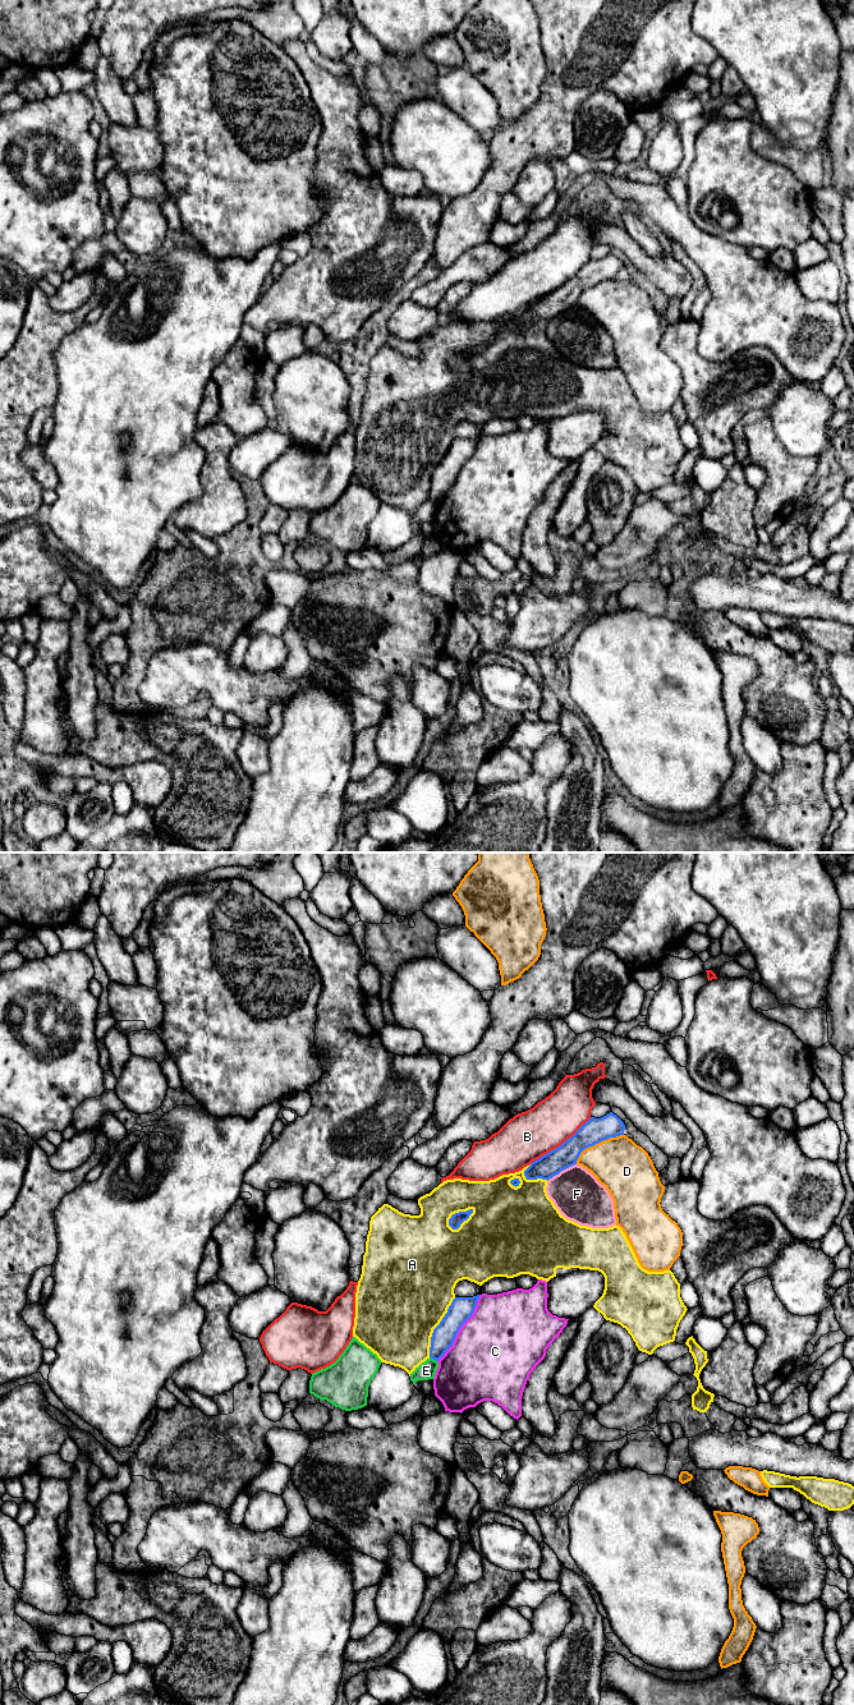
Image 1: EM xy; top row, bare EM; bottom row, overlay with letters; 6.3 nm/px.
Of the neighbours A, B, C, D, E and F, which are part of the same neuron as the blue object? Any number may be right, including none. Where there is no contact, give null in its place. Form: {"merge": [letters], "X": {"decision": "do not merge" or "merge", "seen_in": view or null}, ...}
{"merge": [], "A": {"decision": "do not merge", "seen_in": "xy"}, "B": {"decision": "do not merge", "seen_in": "xy"}, "C": {"decision": "do not merge", "seen_in": "xy"}, "D": {"decision": "do not merge", "seen_in": "xy"}, "E": {"decision": "do not merge", "seen_in": "xy"}, "F": {"decision": "do not merge", "seen_in": "xy"}}

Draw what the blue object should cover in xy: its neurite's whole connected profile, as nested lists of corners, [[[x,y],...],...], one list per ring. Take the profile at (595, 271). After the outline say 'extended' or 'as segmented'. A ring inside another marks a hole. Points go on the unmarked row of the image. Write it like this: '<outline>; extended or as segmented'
[[[612,253],[601,259],[591,258],[579,271],[556,290],[531,304],[524,312],[527,321],[550,321],[577,305],[580,294],[610,279],[624,276],[624,263]]]; as segmented

